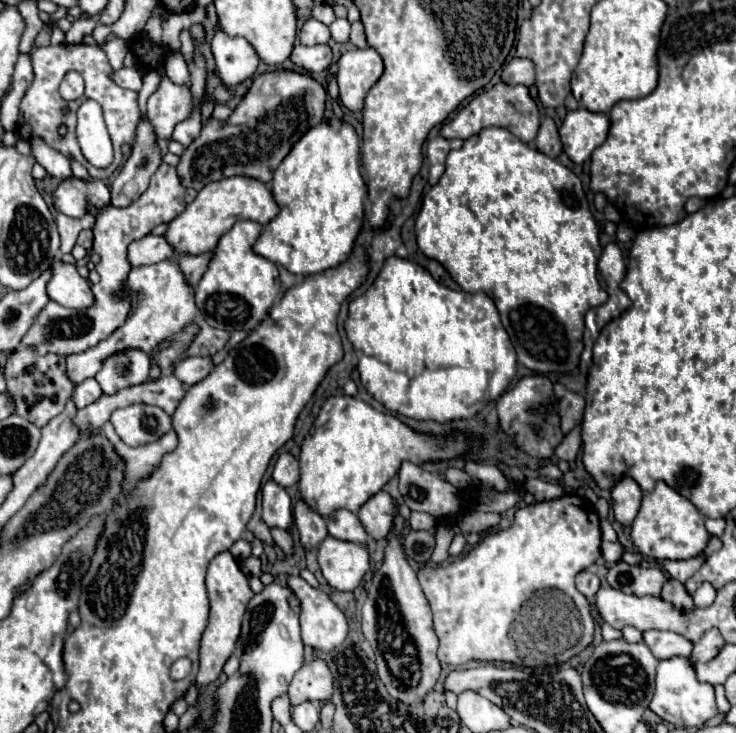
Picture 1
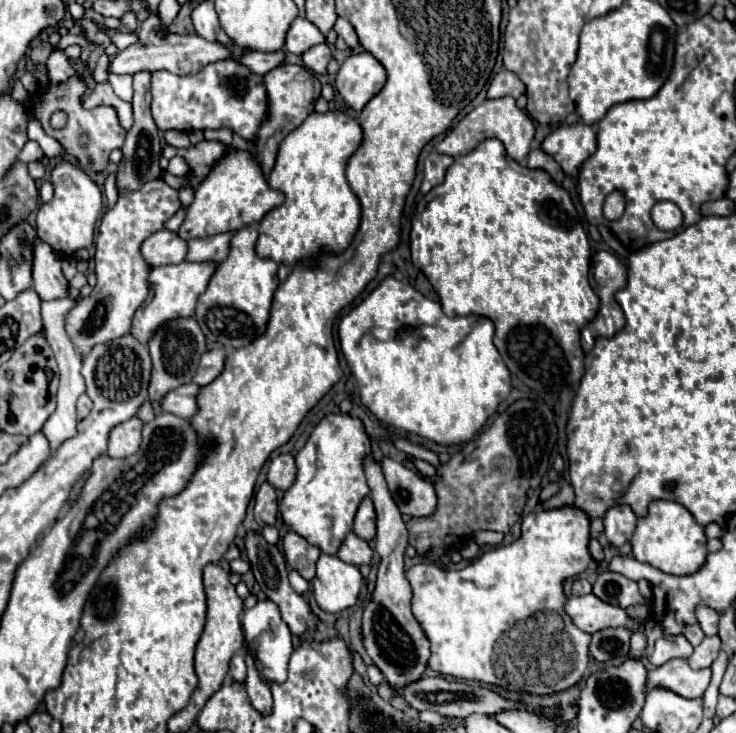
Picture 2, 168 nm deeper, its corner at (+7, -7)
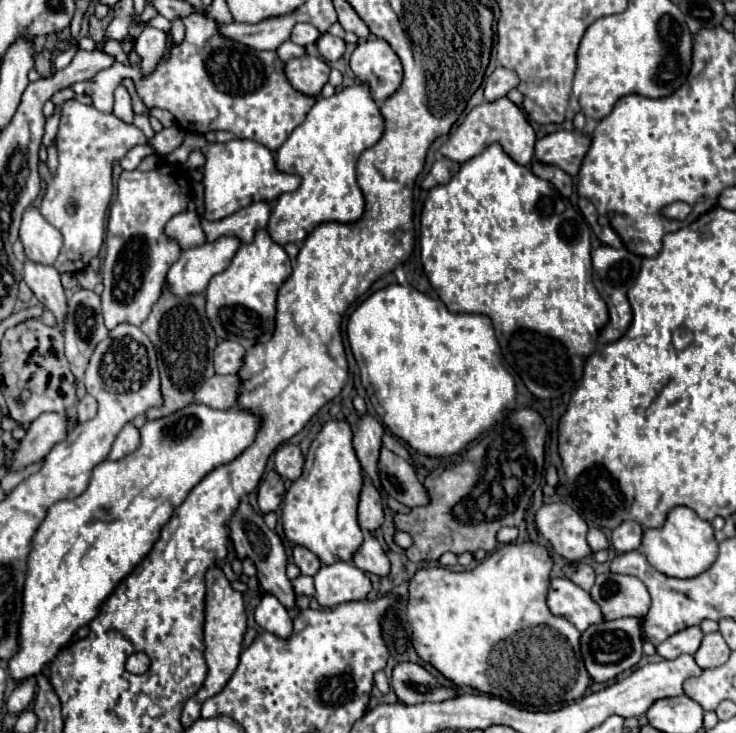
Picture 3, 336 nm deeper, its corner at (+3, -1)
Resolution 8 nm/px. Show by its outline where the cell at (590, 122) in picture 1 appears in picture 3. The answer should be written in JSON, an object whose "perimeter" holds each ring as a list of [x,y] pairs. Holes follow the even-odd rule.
{"perimeter":[[[559,129],[537,141],[535,159],[541,163],[557,165],[569,175],[577,175],[581,161],[589,151],[589,141],[591,137],[585,133]]]}

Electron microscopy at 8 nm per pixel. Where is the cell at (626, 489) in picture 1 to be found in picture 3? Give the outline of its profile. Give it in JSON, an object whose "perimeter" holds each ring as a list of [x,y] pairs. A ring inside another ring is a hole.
{"perimeter":[[[623,521],[617,529],[613,529],[611,543],[619,553],[635,551],[641,543],[641,535],[643,535],[643,529],[641,525],[637,525],[637,521]]]}

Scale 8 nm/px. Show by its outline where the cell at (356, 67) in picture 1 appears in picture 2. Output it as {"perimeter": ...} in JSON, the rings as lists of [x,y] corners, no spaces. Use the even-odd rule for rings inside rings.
{"perimeter":[[[367,51],[353,53],[339,67],[335,89],[357,113],[383,89],[387,81],[385,67]]]}

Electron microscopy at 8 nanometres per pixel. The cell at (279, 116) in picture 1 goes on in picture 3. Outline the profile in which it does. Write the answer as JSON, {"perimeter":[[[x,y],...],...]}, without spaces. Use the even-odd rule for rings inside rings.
{"perimeter":[[[297,57],[285,63],[285,75],[289,83],[307,97],[319,97],[323,85],[329,79],[329,65],[321,57]]]}

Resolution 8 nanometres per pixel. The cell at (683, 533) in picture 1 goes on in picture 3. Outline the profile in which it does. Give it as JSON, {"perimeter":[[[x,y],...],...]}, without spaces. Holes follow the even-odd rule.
{"perimeter":[[[675,507],[667,513],[667,519],[657,529],[645,529],[641,541],[647,561],[661,573],[669,577],[695,577],[711,567],[717,557],[717,541],[713,537],[713,527],[709,521],[697,517],[689,507]]]}

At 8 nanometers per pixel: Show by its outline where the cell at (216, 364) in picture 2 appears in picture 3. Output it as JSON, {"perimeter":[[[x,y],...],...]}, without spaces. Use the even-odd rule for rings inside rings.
{"perimeter":[[[221,341],[215,347],[215,353],[213,353],[215,373],[217,375],[237,373],[241,369],[243,355],[245,355],[245,349],[239,343],[235,343],[235,341]]]}

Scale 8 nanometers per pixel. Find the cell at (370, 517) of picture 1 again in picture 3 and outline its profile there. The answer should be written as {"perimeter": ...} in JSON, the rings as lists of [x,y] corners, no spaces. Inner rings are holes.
{"perimeter":[[[365,485],[361,491],[361,501],[359,501],[359,525],[363,531],[375,531],[381,527],[385,519],[385,511],[381,505],[381,497],[373,485]]]}

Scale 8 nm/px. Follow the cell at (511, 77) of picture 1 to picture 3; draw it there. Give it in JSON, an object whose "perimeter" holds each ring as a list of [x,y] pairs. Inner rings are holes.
{"perimeter":[[[497,67],[493,71],[493,75],[485,81],[485,99],[495,101],[495,99],[507,95],[517,85],[519,85],[519,77],[515,71],[505,69],[505,67]]]}

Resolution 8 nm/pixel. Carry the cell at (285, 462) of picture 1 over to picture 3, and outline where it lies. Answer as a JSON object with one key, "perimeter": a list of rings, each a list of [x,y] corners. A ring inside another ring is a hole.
{"perimeter":[[[283,445],[275,453],[275,471],[289,481],[295,481],[303,471],[303,453],[297,445]]]}

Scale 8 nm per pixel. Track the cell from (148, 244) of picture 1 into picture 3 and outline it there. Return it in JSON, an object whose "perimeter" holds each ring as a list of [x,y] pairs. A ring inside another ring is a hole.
{"perimeter":[[[189,211],[175,215],[167,223],[165,235],[171,241],[175,241],[181,249],[191,249],[191,247],[205,243],[205,235],[203,235],[199,217],[197,217],[197,213],[189,213]]]}

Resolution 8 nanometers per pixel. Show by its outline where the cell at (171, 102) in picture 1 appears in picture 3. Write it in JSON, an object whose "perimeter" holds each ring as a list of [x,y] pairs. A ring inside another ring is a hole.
{"perimeter":[[[191,13],[191,15],[183,17],[183,23],[187,27],[185,41],[181,45],[171,47],[169,59],[161,61],[151,77],[144,77],[138,65],[126,66],[115,62],[113,67],[103,69],[93,79],[73,85],[73,91],[75,93],[91,93],[93,105],[99,111],[109,113],[111,107],[113,107],[113,91],[115,91],[115,87],[120,85],[123,79],[130,78],[137,87],[137,93],[141,95],[143,103],[149,109],[161,107],[161,109],[171,111],[175,121],[181,127],[191,127],[197,133],[231,131],[239,139],[251,139],[251,141],[257,141],[257,143],[261,143],[261,145],[265,145],[269,149],[277,149],[291,135],[291,131],[305,119],[305,115],[313,107],[315,99],[297,93],[289,85],[289,81],[287,81],[287,77],[283,73],[285,63],[277,59],[275,51],[255,51],[255,59],[253,59],[253,49],[221,37],[217,33],[217,23],[215,21],[207,21],[205,17]]]}

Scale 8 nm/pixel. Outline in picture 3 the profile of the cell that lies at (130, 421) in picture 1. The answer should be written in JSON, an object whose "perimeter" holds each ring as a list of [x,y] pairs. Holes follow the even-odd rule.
{"perimeter":[[[127,423],[121,433],[117,435],[115,443],[113,443],[113,449],[109,453],[109,459],[111,461],[117,461],[117,459],[123,459],[125,455],[133,453],[137,447],[139,447],[139,429],[133,425],[133,423]]]}

